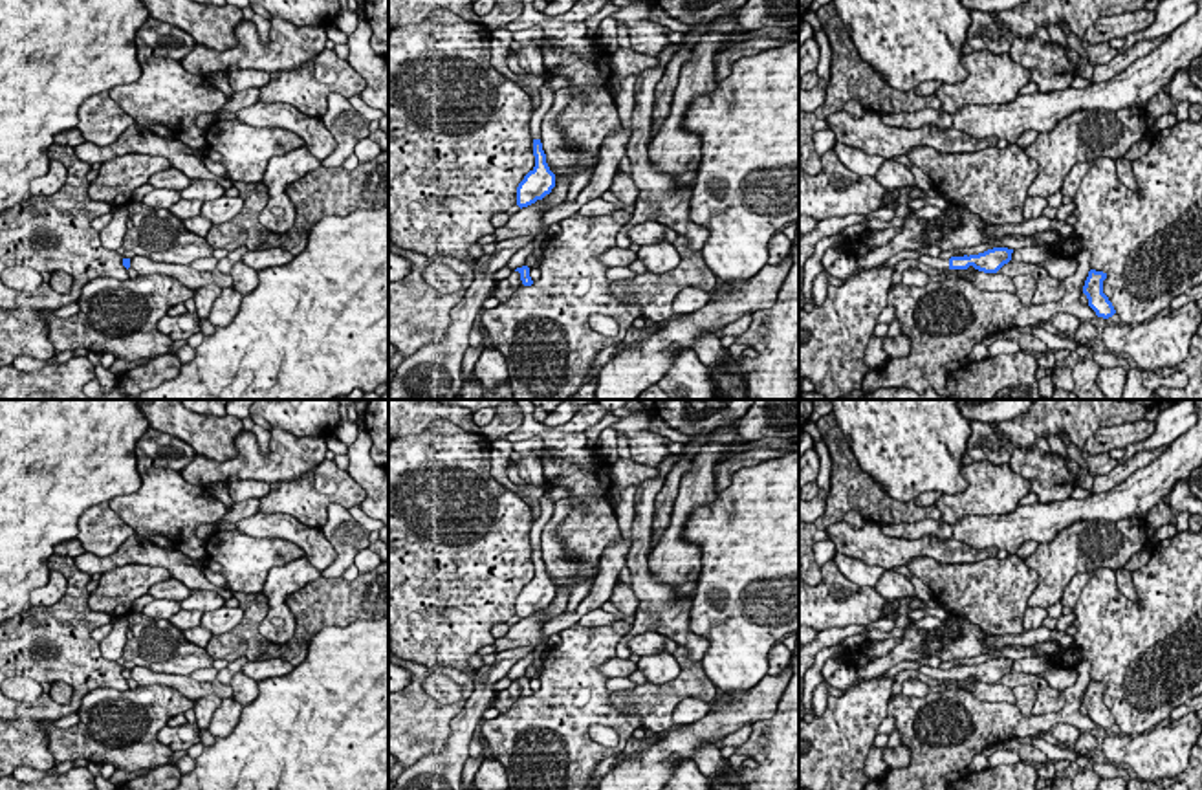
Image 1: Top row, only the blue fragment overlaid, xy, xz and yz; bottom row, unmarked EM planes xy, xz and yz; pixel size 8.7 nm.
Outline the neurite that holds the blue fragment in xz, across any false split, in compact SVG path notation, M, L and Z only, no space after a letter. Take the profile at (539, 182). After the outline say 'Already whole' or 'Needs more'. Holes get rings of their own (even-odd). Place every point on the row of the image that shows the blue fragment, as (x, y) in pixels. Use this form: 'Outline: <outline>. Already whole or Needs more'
Outline: M542 84L541 106L535 108L531 115L530 128L533 137L535 167L524 176L524 180L517 187L517 205L520 209L535 203L537 200L542 200L555 187L555 174L550 170L546 163L546 154L541 143L542 117L553 104L553 93L553 90Z. Needs more

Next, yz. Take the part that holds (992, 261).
Outline: M993 247L978 255L951 257L949 260L942 257L922 255L918 262L936 269L967 269L973 266L984 273L997 273L1004 264L1011 260L1011 253L1013 249L1008 247Z. Needs more

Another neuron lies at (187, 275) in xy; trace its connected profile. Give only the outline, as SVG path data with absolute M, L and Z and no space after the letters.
M136 255L130 260L130 268L137 271L139 277L145 275L167 275L170 279L176 279L183 286L191 288L192 291L216 284L220 288L233 286L233 279L229 273L222 273L218 269L214 271L196 271L192 266L181 266L181 264L167 264L167 262L154 262L147 257Z

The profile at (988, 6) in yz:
M960 0L960 4L969 11L999 13L1013 9L1026 0Z

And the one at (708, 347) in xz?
M704 334L694 341L693 350L707 367L729 365L731 354L722 346L718 334Z

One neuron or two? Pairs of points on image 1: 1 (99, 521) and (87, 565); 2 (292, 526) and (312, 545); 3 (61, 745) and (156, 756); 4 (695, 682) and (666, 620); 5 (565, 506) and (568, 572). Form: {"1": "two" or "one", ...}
{"1": "two", "2": "one", "3": "one", "4": "two", "5": "one"}

